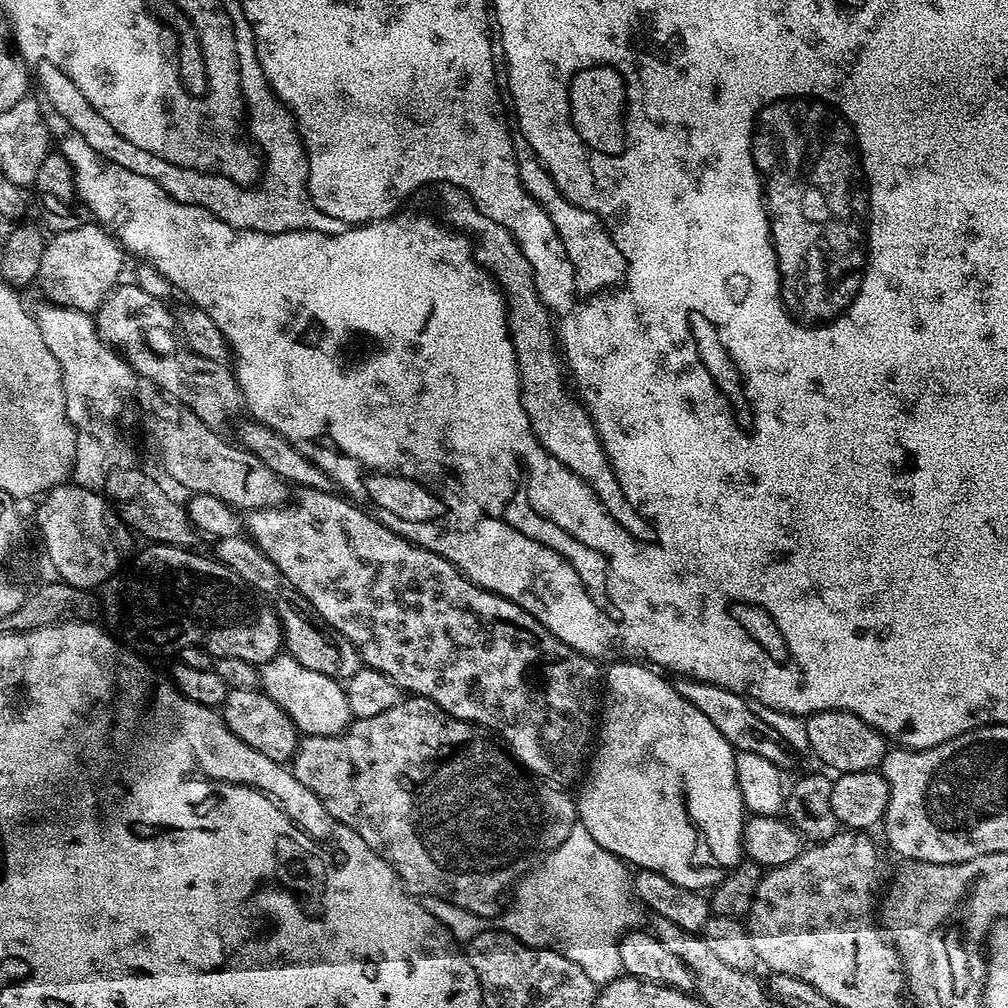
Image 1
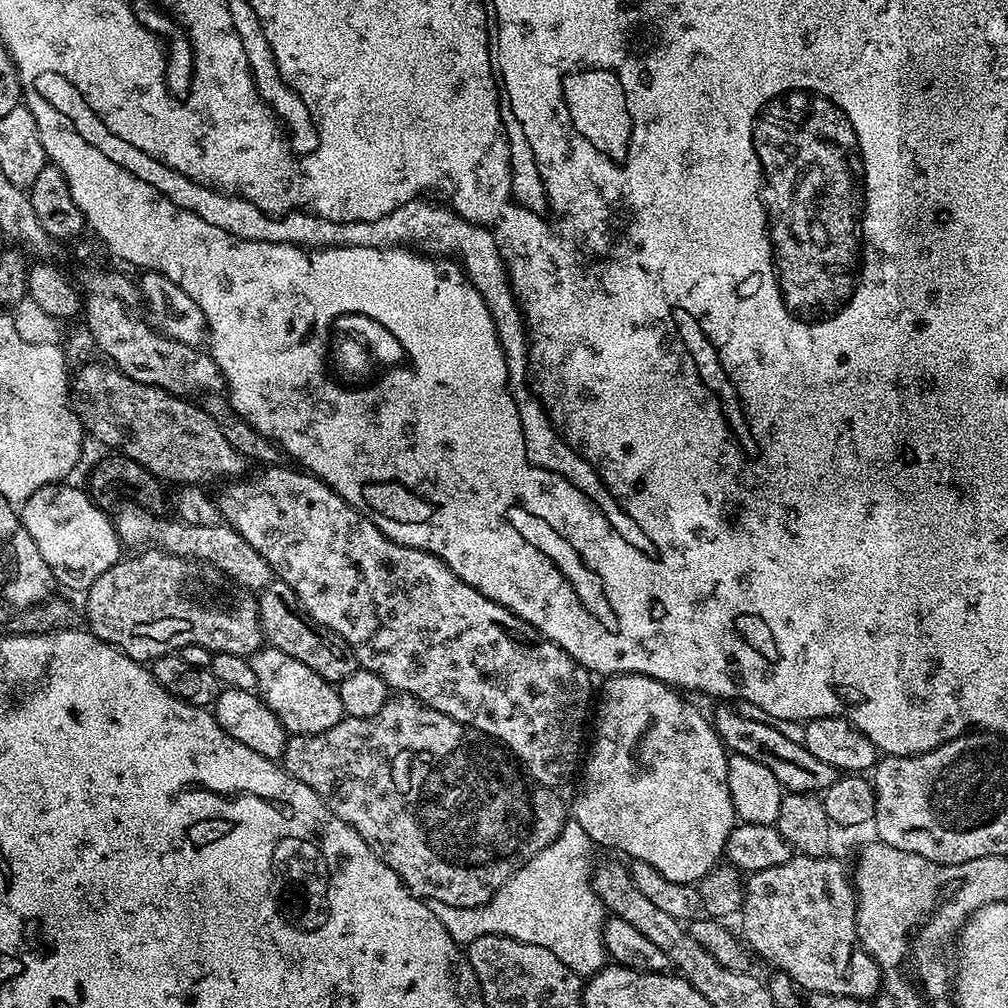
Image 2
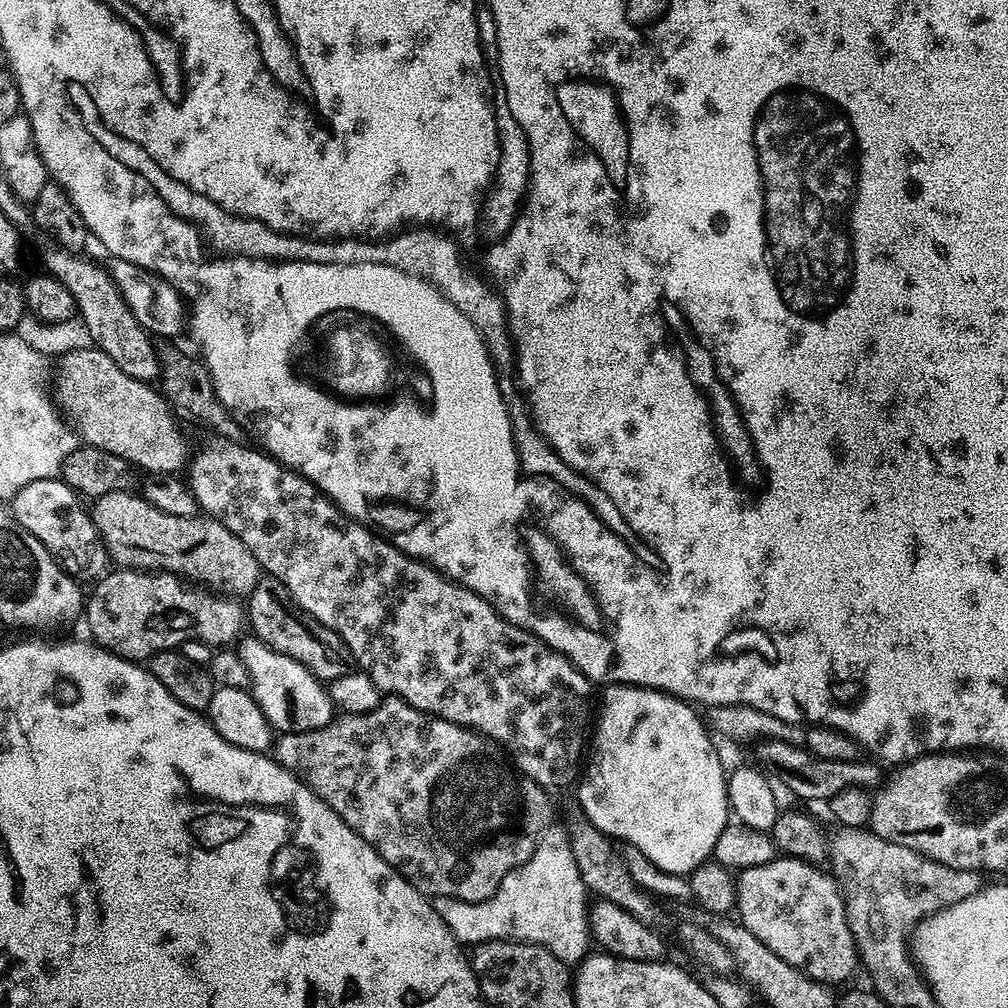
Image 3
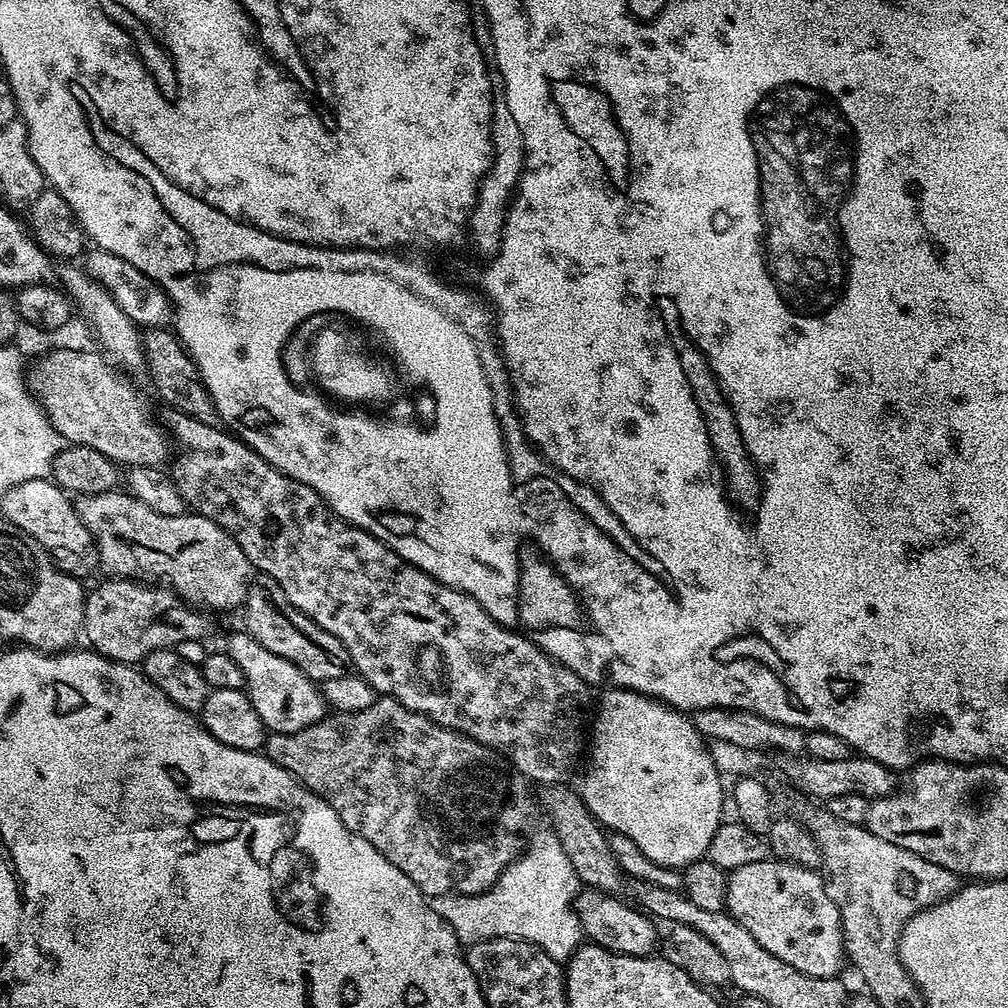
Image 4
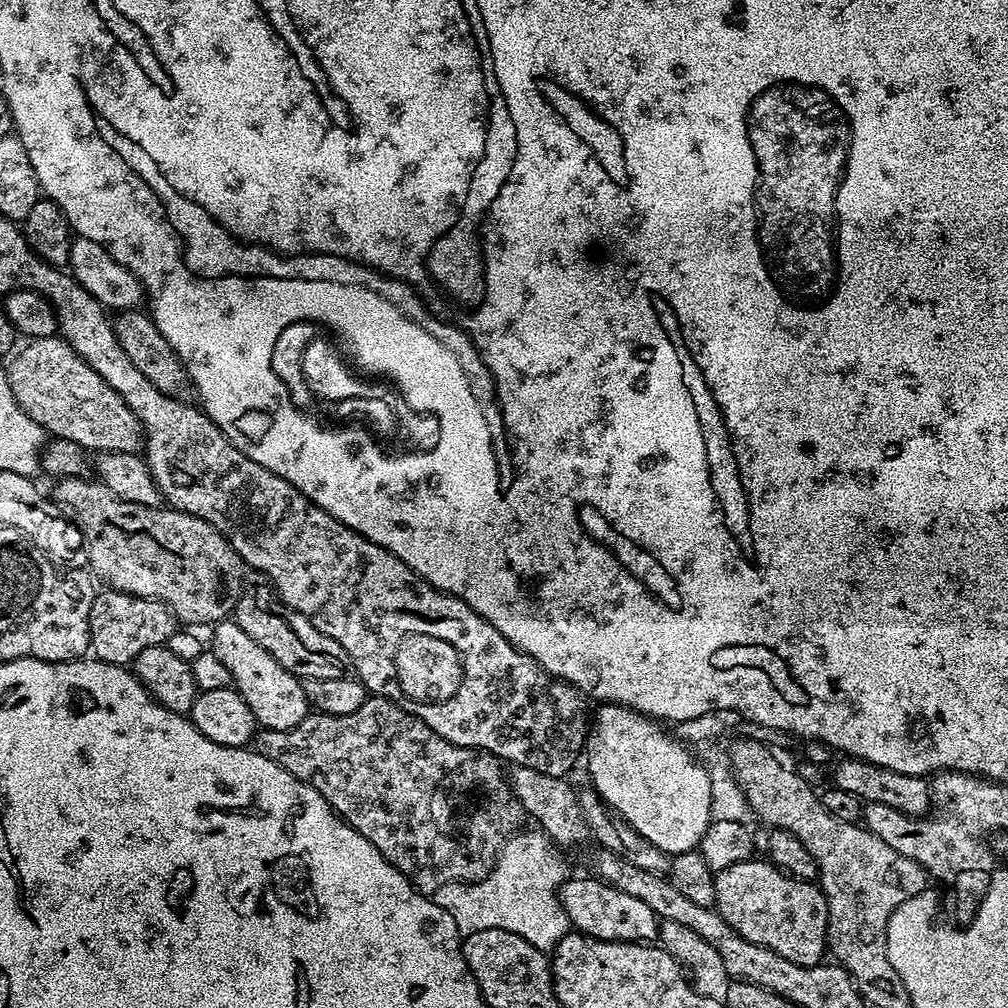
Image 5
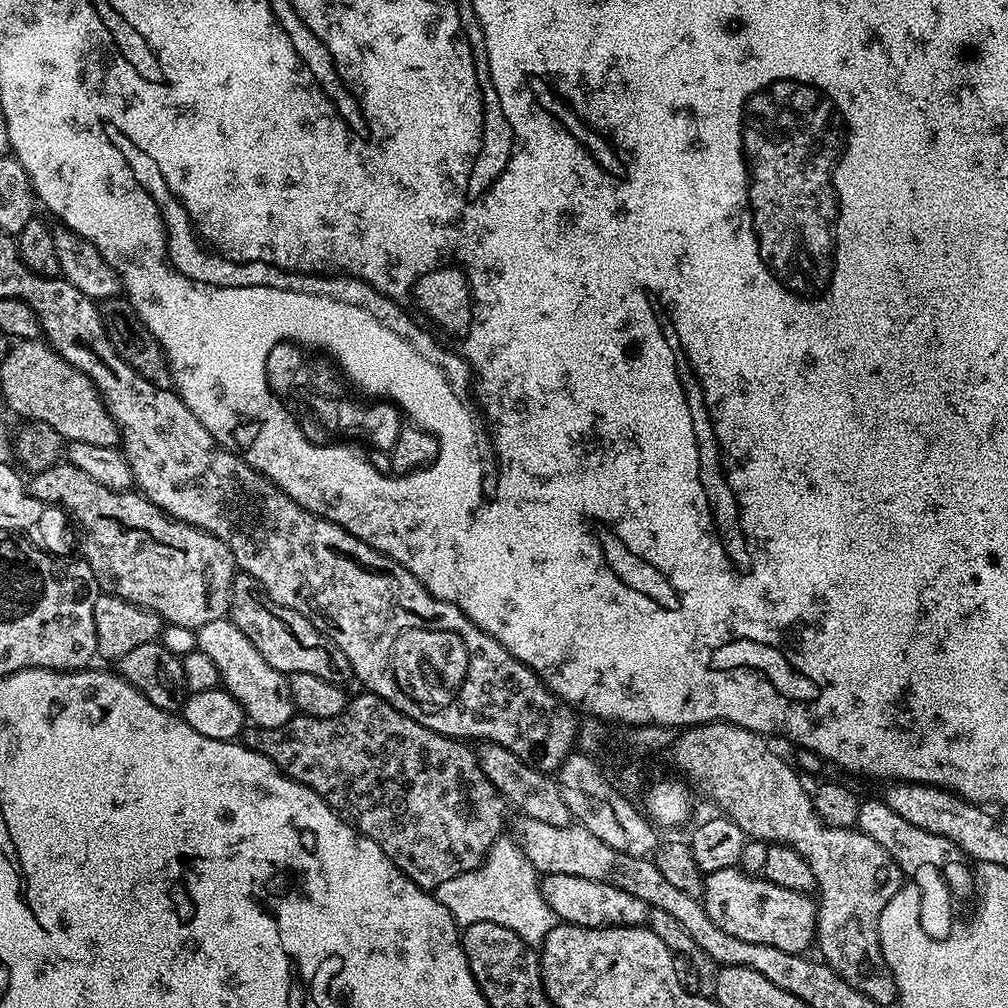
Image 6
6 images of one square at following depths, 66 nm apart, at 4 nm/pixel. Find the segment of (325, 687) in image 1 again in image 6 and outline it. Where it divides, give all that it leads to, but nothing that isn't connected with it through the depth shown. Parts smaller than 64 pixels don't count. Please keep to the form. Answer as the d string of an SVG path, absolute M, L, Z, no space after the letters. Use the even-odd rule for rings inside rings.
M225 618L206 622L206 626L195 629L196 647L207 654L218 666L220 683L224 691L229 692L244 708L244 715L257 728L273 728L282 726L294 715L290 686L285 673L274 670L258 650L254 650L254 642L234 626L231 619Z

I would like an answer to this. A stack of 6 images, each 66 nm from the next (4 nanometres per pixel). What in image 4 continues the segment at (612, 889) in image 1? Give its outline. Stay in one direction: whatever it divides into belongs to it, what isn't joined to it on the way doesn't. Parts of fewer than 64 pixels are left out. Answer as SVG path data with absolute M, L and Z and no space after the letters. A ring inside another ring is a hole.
M537 830L522 855L502 870L498 882L494 882L490 890L478 894L480 900L476 900L476 904L468 900L468 912L472 912L472 908L476 908L476 916L484 912L484 924L488 924L488 928L500 928L500 932L504 932L502 938L525 940L546 950L550 958L566 962L582 943L580 919L576 913L576 898L581 888L556 833Z

